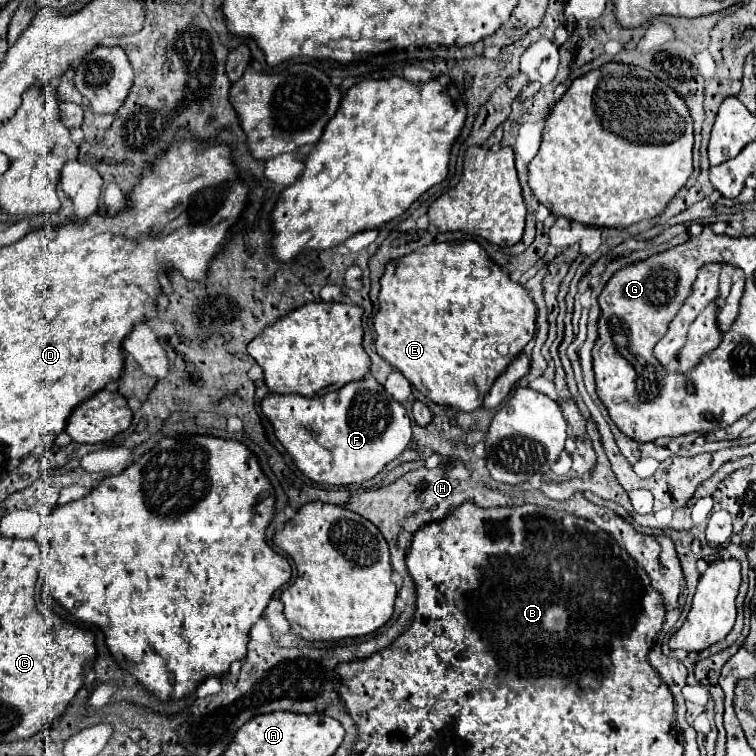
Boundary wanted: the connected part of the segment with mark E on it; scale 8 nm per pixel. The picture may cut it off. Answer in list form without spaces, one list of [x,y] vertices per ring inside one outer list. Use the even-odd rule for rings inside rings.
[[[463,240],[463,242],[455,242],[455,244],[433,242],[433,244],[427,244],[427,246],[419,248],[419,250],[415,250],[413,254],[405,254],[403,258],[397,258],[397,260],[393,260],[393,262],[389,262],[385,266],[385,272],[381,276],[379,312],[373,318],[373,326],[375,326],[375,348],[377,348],[377,354],[383,360],[387,360],[393,368],[397,368],[425,398],[429,396],[437,404],[453,406],[453,408],[459,408],[463,412],[471,412],[471,410],[475,410],[475,408],[479,408],[483,404],[483,396],[489,392],[489,388],[493,386],[495,378],[509,366],[509,362],[513,362],[519,356],[519,352],[525,348],[525,344],[533,338],[535,316],[537,316],[537,306],[529,298],[527,290],[519,282],[513,282],[509,278],[509,274],[503,272],[501,266],[497,266],[489,258],[489,254],[485,252],[485,248],[481,244],[477,244],[475,240]]]

